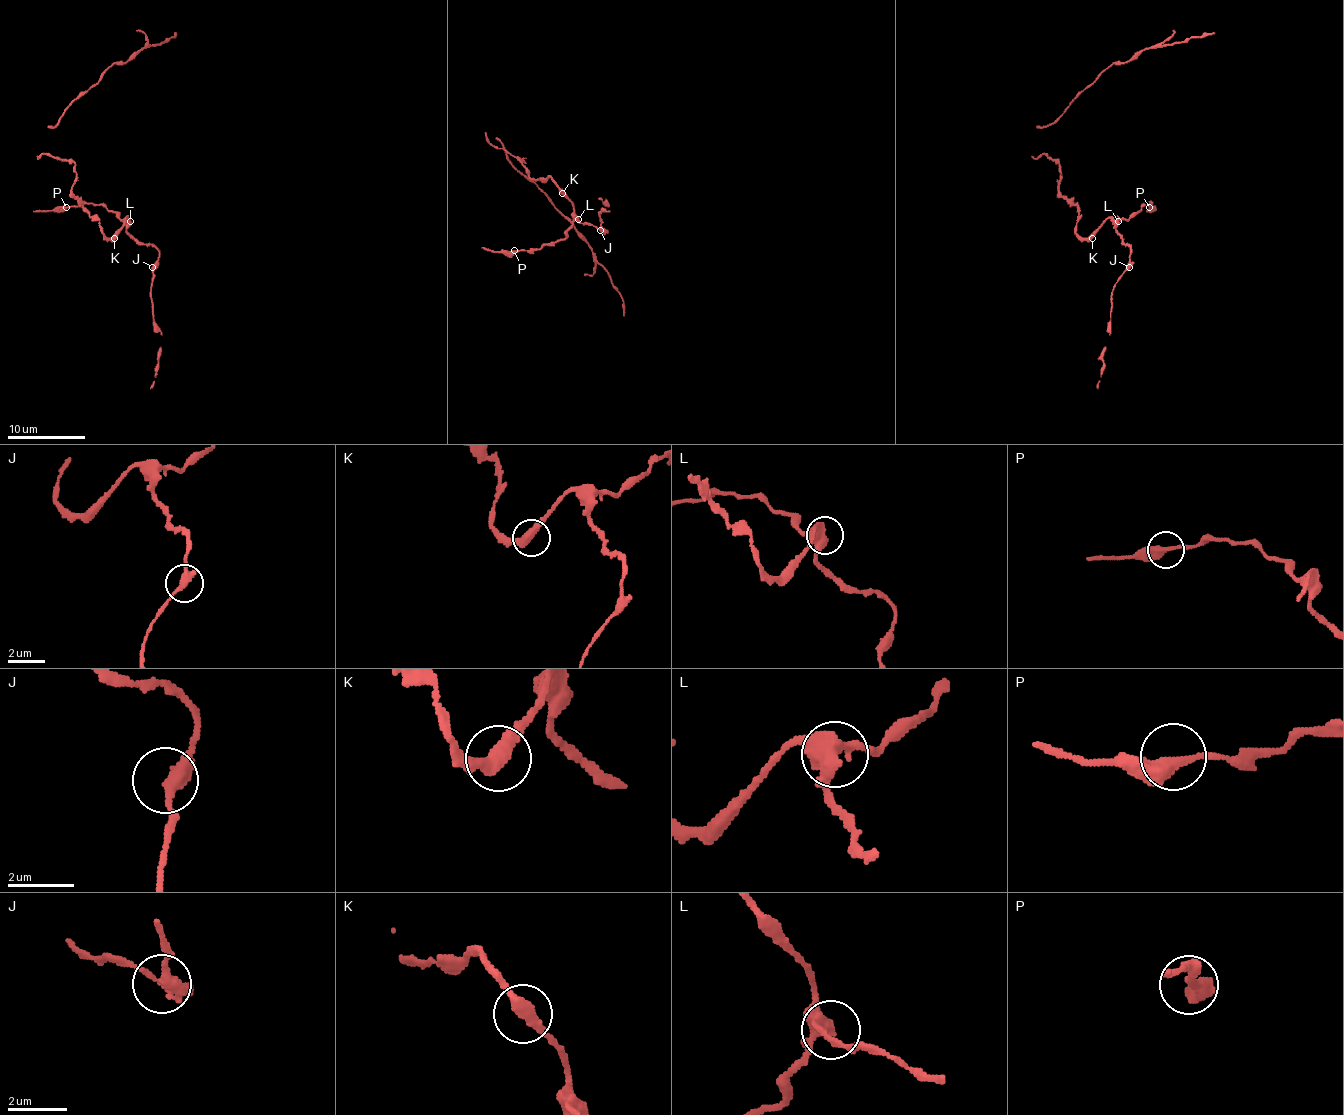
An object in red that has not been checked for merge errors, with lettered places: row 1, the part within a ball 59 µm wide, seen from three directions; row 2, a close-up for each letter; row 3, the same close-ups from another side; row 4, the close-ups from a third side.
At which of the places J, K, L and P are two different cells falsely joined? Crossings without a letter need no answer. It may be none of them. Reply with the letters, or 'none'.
none

